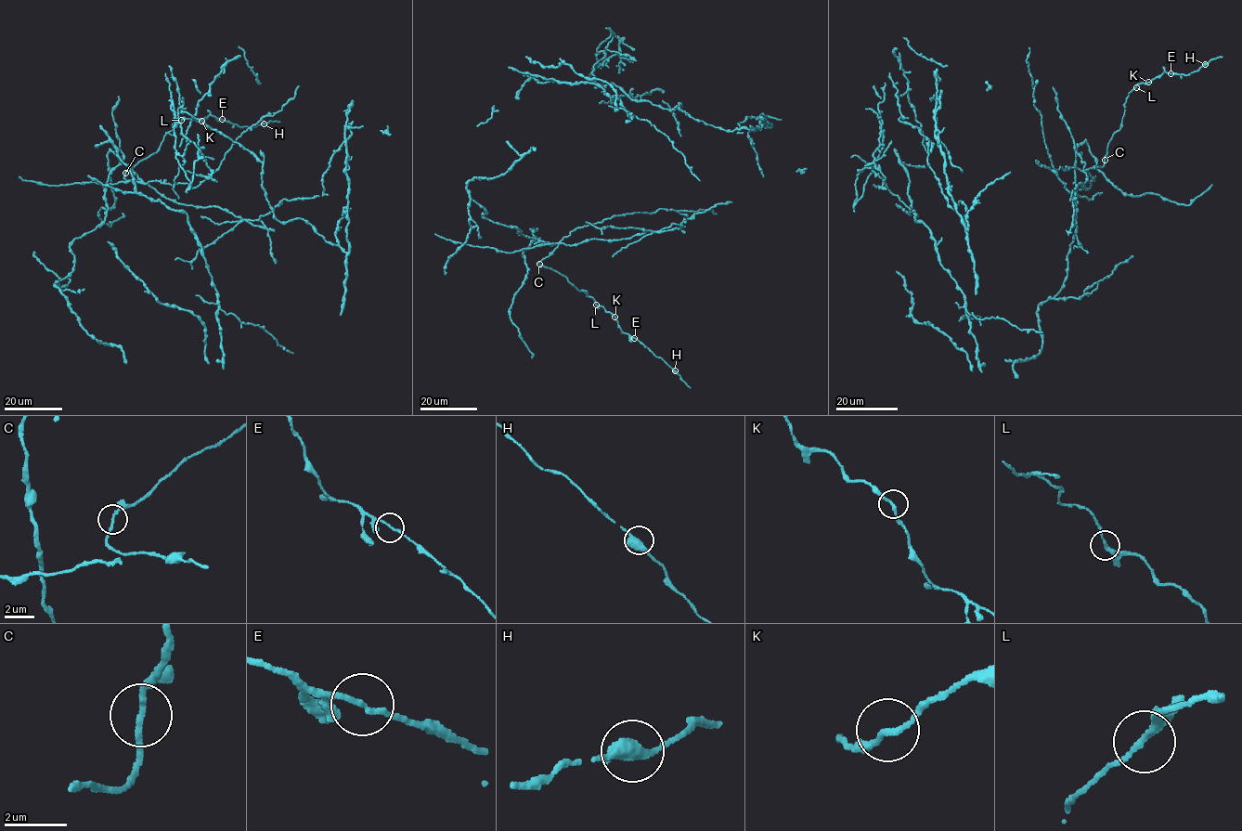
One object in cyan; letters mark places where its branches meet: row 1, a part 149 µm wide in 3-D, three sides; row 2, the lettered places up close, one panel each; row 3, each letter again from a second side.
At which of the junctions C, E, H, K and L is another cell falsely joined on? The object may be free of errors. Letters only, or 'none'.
C

